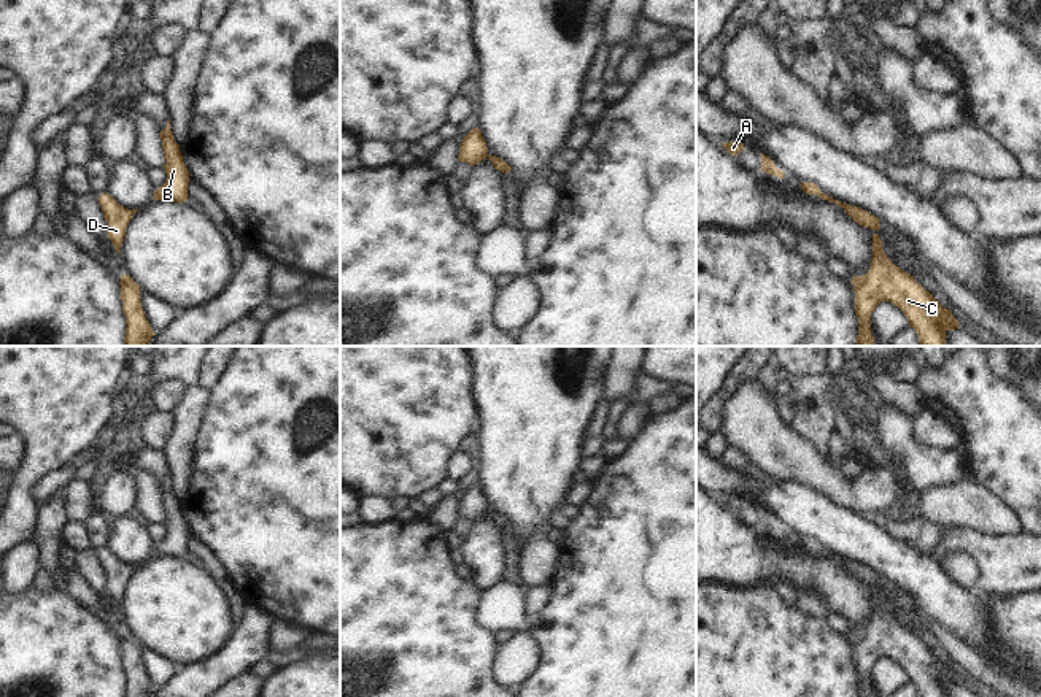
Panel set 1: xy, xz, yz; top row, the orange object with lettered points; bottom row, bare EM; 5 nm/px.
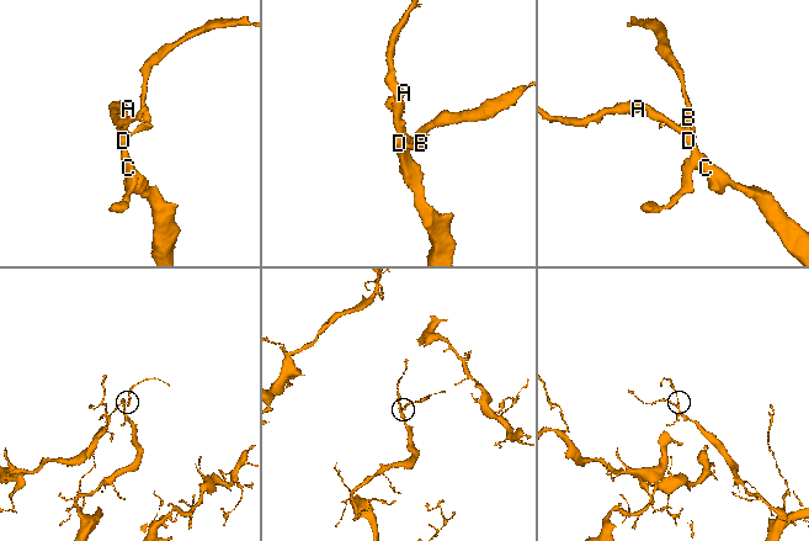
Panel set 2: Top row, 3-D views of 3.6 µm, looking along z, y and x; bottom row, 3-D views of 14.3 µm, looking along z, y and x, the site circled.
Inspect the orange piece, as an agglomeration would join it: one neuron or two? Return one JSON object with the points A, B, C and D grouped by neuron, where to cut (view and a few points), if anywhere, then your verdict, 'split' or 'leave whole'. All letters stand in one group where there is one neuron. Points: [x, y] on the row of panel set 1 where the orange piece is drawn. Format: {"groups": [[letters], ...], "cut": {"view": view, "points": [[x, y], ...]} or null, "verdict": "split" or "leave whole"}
{"groups": [["A", "B", "C", "D"]], "cut": null, "verdict": "leave whole"}

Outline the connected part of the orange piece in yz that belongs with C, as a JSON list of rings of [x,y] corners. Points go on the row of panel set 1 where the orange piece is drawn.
[[[873,235],[873,260],[863,276],[852,278],[858,318],[857,346],[876,346],[871,314],[880,302],[898,306],[919,337],[920,346],[946,346],[946,332],[958,321],[909,273],[893,265],[882,251],[882,240]]]

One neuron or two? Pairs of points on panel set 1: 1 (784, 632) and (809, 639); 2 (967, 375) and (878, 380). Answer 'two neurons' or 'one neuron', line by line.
1: one neuron
2: two neurons

